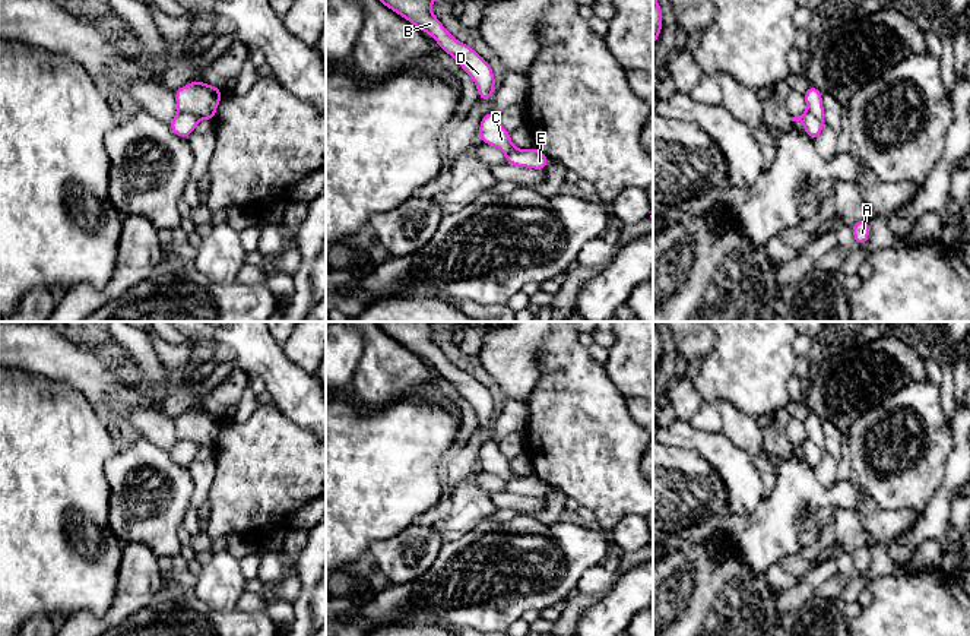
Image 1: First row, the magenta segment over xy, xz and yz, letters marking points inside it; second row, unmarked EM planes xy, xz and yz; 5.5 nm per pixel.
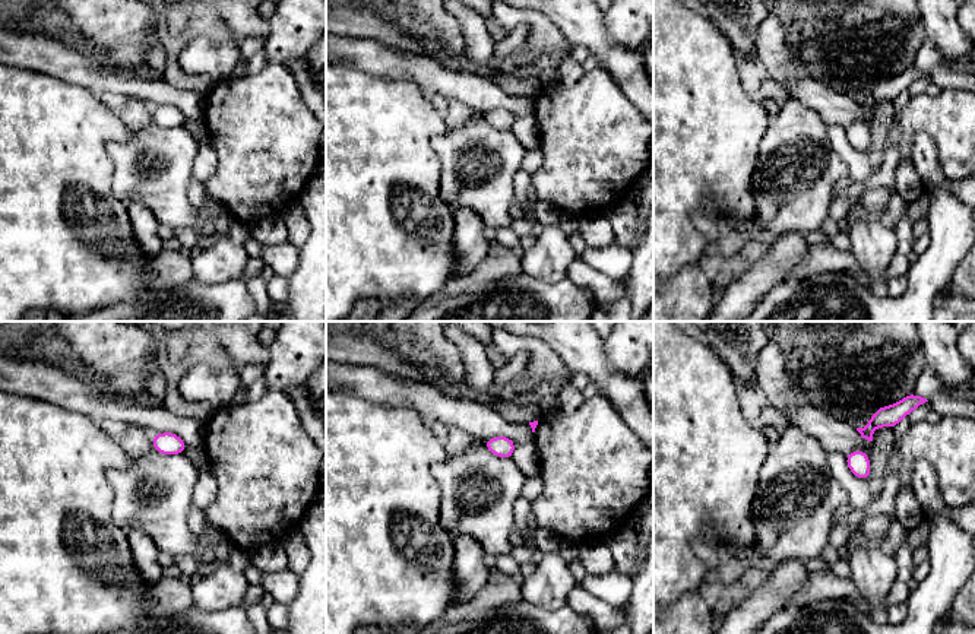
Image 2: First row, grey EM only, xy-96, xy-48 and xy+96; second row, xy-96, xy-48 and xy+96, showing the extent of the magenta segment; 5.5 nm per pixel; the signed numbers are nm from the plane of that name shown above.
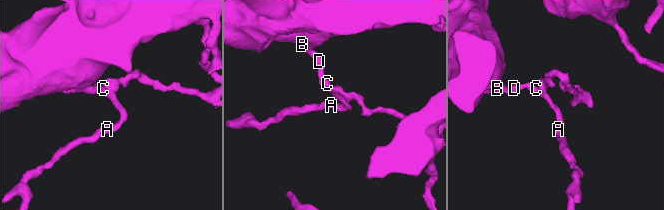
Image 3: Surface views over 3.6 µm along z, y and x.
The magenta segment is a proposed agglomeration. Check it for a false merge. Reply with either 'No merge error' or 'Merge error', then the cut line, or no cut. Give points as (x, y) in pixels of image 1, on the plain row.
Merge error. Split along xy (177, 437), (199, 446)

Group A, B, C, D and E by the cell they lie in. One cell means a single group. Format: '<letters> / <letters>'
A B C D / E

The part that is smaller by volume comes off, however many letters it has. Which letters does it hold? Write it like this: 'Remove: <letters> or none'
Remove: E

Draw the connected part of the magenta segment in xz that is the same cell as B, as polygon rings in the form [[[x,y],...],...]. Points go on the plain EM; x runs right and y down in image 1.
[[[375,322],[377,328],[394,341],[415,352],[450,383],[472,405],[479,428],[492,427],[495,402],[491,392],[472,374],[456,367],[431,339],[432,329],[441,322]]]

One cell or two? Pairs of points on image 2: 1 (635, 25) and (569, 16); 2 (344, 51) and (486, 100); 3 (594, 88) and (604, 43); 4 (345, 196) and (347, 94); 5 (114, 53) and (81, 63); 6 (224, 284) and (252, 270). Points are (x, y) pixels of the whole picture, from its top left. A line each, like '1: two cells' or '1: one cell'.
1: two cells
2: one cell
3: two cells
4: one cell
5: two cells
6: two cells

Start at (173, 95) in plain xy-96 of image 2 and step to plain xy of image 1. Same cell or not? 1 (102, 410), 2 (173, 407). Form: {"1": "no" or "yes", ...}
{"1": "yes", "2": "no"}

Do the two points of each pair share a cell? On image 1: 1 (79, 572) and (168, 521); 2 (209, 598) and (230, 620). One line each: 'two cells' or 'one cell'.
1: two cells
2: one cell

